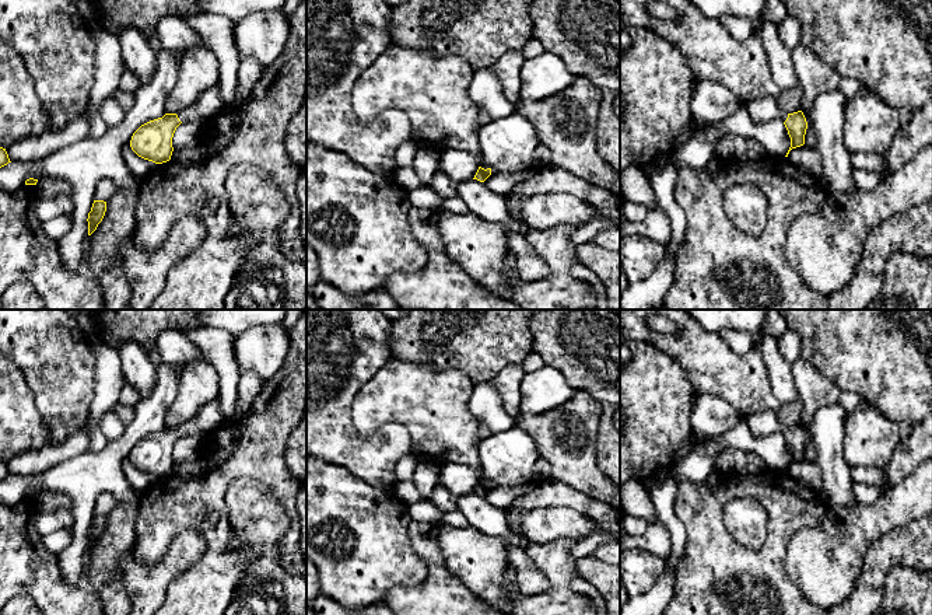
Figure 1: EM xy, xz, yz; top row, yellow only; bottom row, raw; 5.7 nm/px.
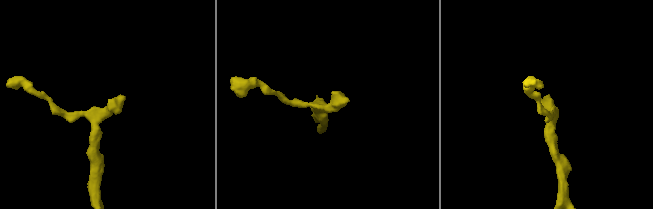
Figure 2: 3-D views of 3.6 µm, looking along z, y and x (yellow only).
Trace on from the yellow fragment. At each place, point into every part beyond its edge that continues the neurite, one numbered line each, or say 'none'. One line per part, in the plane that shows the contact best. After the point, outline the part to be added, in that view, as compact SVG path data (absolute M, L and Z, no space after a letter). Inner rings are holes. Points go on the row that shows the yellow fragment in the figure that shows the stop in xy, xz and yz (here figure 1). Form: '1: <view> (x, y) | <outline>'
1: xy (209, 105) | M216 84L200 94L196 104L176 112L176 115L181 122L190 122L204 126L223 111L224 105L220 95L220 85Z

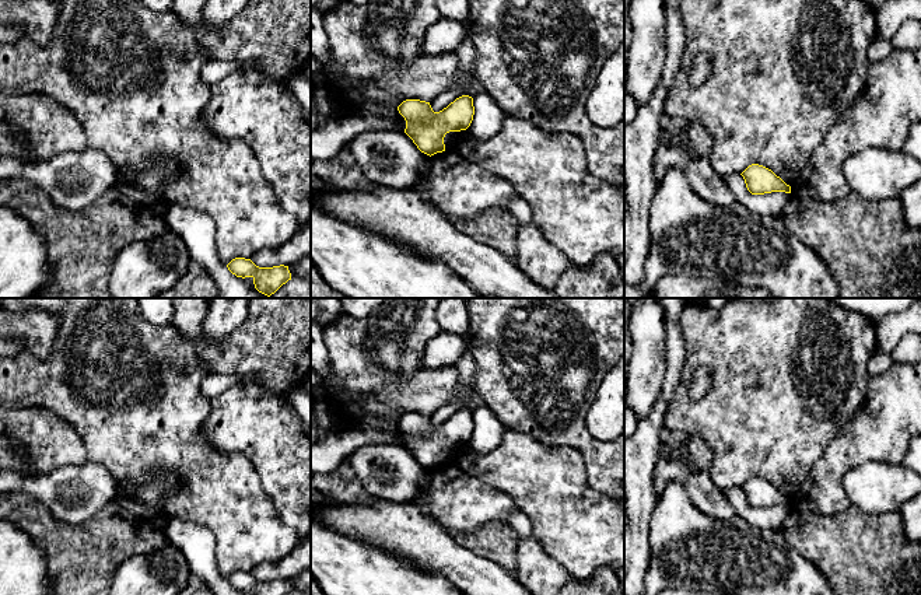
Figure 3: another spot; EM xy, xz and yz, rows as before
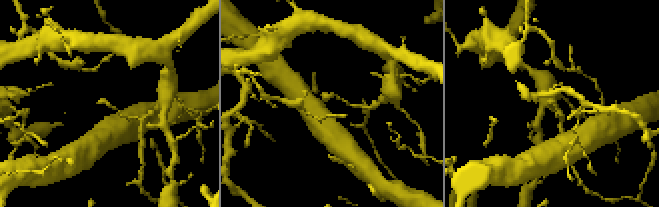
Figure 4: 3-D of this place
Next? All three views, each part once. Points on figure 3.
none

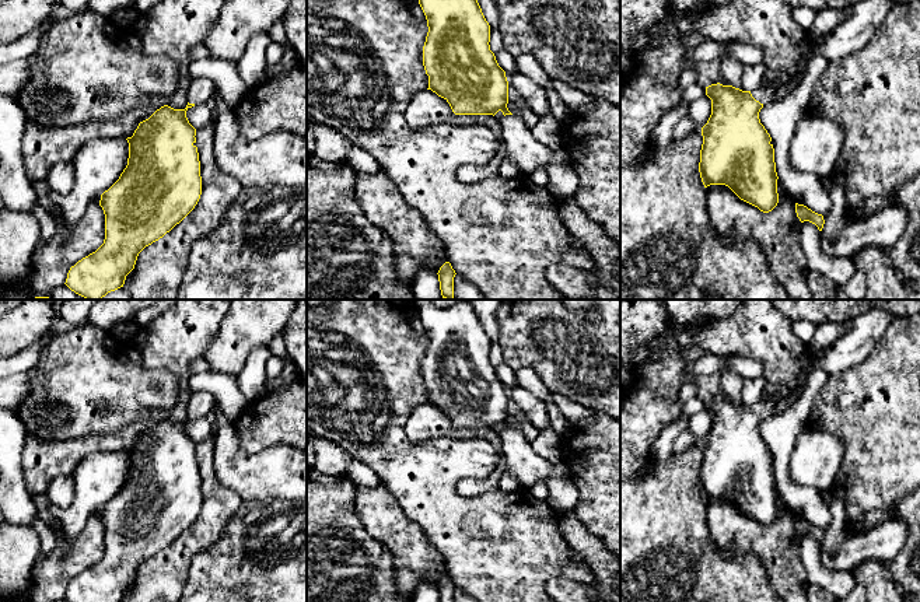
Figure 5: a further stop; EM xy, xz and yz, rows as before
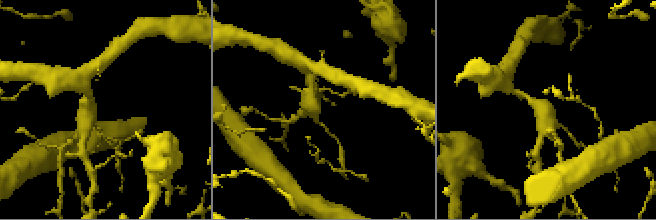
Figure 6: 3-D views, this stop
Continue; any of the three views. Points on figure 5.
1: yz (850, 35) | M891 0L858 1L854 4L853 14L847 20L837 24L825 38L819 39L818 43L812 43L809 53L801 62L801 73L795 76L783 73L769 84L759 84L751 91L752 97L765 105L773 102L784 87L798 87L802 81L808 60L815 55L825 57L829 63L853 55L870 41L878 25L893 7Z

